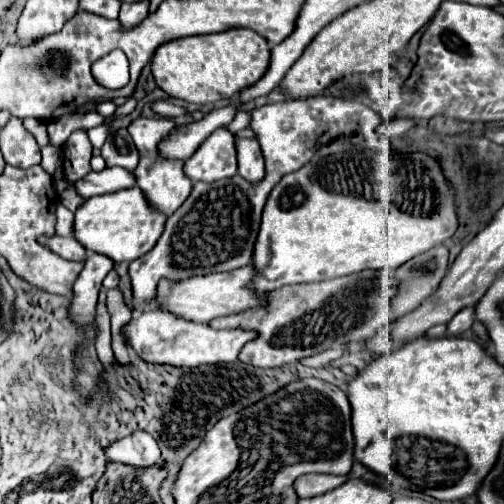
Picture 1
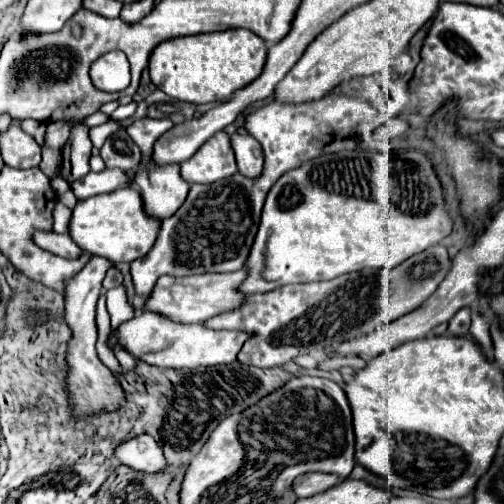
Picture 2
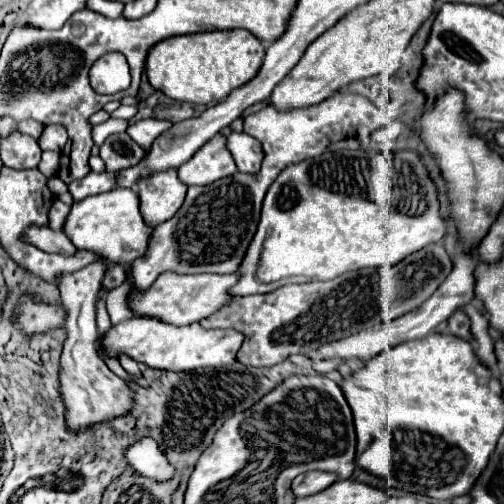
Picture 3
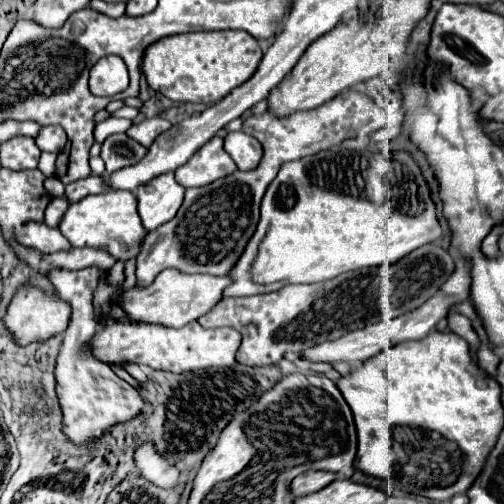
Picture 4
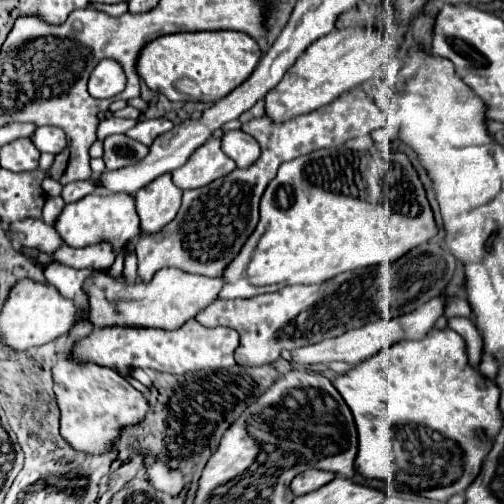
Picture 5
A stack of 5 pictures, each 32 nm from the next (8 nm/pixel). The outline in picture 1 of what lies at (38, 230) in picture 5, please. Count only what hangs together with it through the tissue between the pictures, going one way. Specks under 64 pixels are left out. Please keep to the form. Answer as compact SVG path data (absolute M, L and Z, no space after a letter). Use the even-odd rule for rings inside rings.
M40 236L40 244L44 244L46 248L50 248L52 252L56 252L58 256L66 258L66 260L84 260L86 258L86 250L72 240L72 236Z

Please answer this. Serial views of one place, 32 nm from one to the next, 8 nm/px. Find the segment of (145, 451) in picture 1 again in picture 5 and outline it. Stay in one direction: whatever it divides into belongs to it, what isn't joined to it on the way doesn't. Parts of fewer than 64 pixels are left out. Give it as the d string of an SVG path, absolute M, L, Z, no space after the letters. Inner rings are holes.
M146 458L146 472L150 476L150 484L154 488L160 488L162 492L168 492L170 496L178 496L186 486L182 474L178 474L178 470L170 470L164 464L160 464L158 460Z

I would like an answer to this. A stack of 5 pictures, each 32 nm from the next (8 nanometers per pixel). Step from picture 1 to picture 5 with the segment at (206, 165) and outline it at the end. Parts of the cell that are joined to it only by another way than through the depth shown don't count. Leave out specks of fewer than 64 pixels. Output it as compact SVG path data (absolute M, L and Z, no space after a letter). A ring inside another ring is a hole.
M212 138L208 140L208 144L196 148L184 168L176 168L176 172L172 172L172 180L180 190L192 190L202 188L214 182L216 178L222 178L234 168L234 160L220 150L220 140Z

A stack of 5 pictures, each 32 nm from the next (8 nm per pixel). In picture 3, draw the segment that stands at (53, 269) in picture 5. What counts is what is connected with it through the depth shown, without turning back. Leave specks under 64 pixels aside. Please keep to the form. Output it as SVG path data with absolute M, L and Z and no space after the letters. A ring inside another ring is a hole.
M94 262L94 264L82 268L78 272L60 274L56 278L56 286L60 290L62 304L68 310L68 316L66 316L66 332L68 332L68 338L64 340L64 350L62 350L62 358L60 358L60 370L58 370L60 394L62 394L62 402L64 402L64 408L66 408L66 426L76 436L80 432L84 432L84 430L94 428L96 424L116 420L116 416L126 416L128 412L132 412L132 408L136 408L136 400L132 396L132 388L128 388L128 384L124 380L120 380L104 364L104 360L96 354L96 338L98 338L98 330L96 330L96 294L100 290L104 272L106 272L106 266L102 262Z

